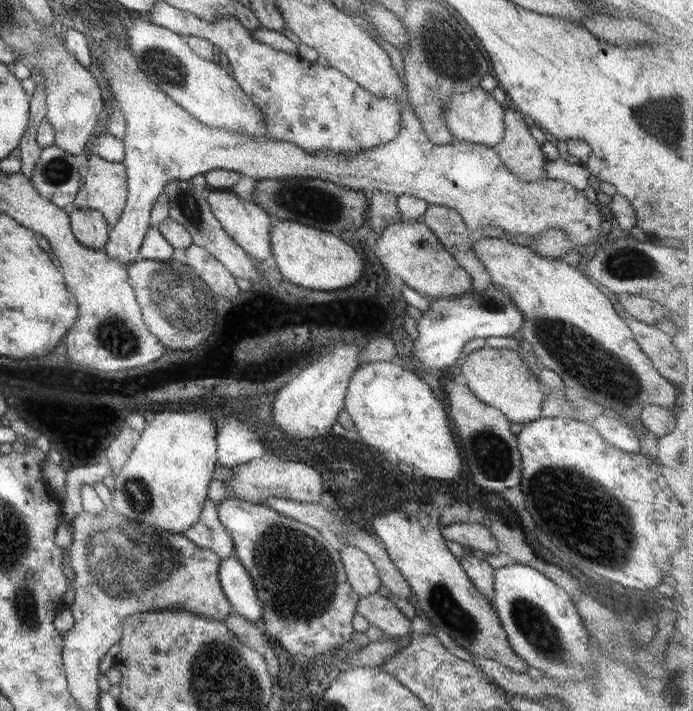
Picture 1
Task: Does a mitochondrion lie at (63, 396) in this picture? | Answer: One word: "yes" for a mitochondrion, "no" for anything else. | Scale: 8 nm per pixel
no

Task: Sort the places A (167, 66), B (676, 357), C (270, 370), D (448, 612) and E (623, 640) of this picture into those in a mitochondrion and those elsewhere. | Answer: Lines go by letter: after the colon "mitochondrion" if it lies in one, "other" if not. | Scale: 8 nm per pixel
A: mitochondrion
B: other
C: other
D: mitochondrion
E: other

